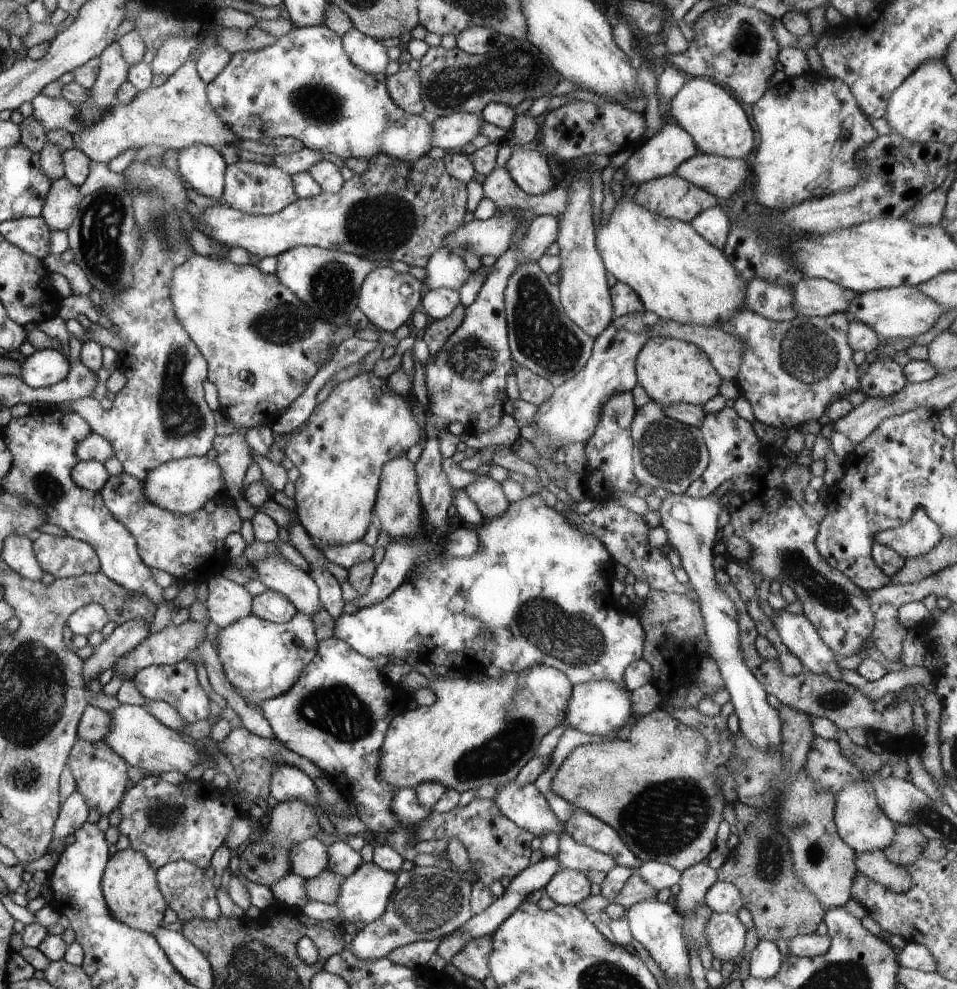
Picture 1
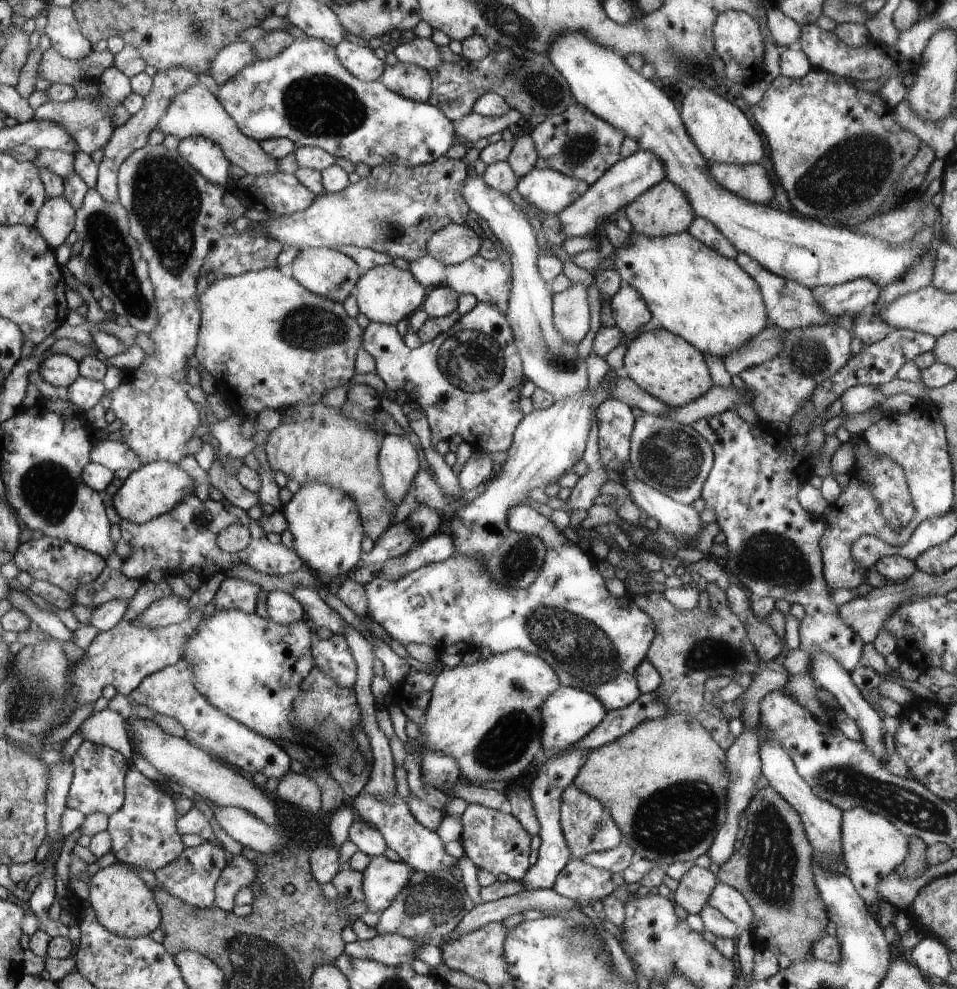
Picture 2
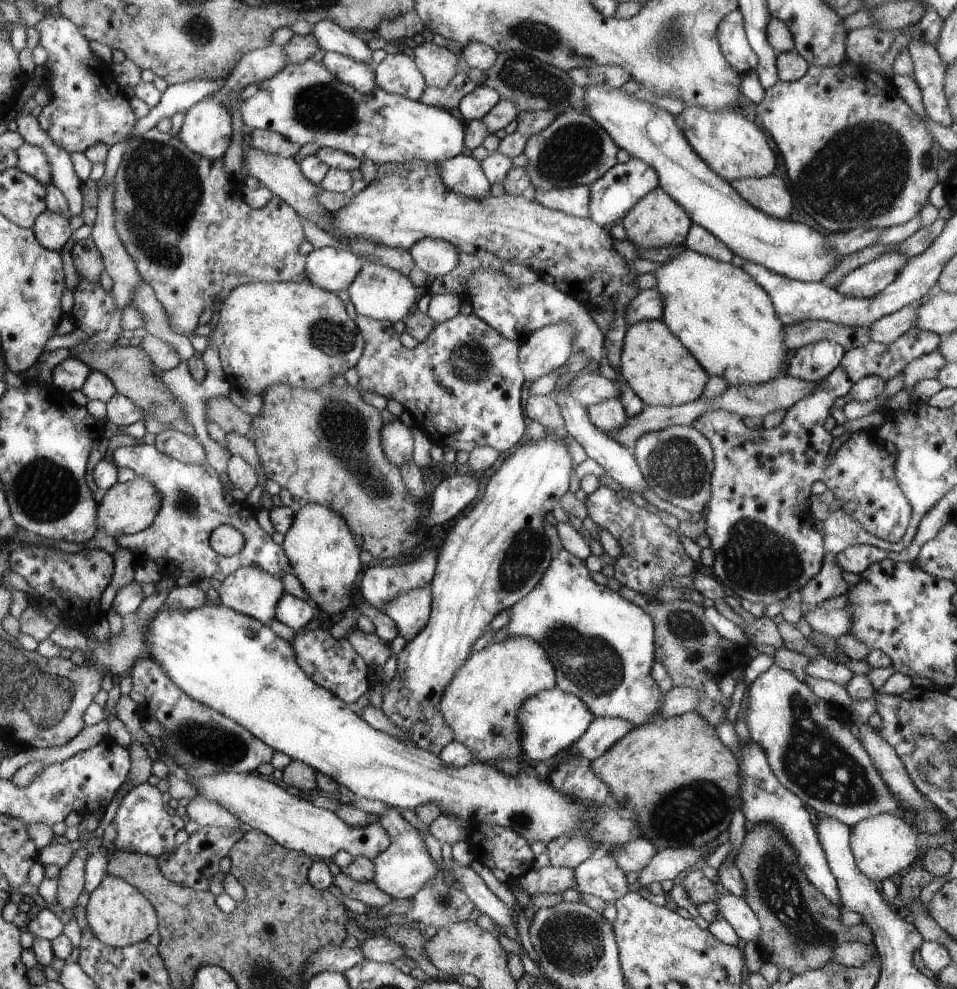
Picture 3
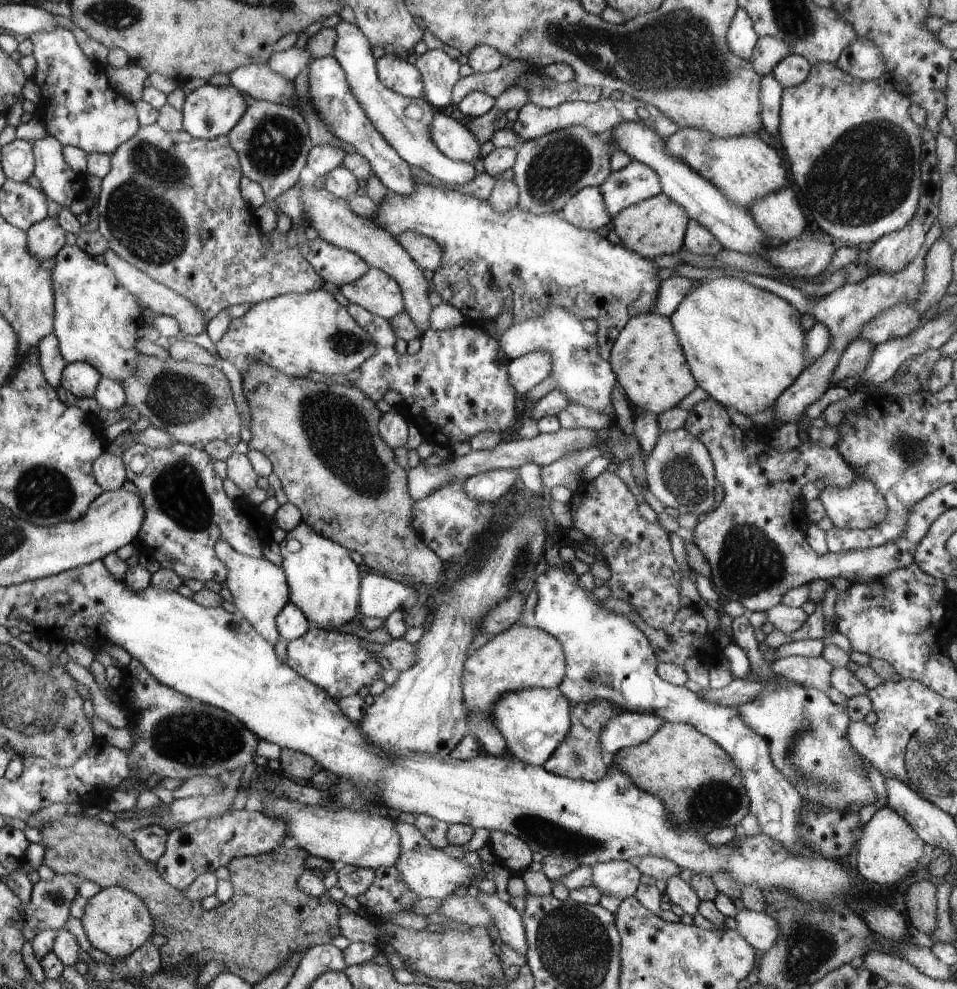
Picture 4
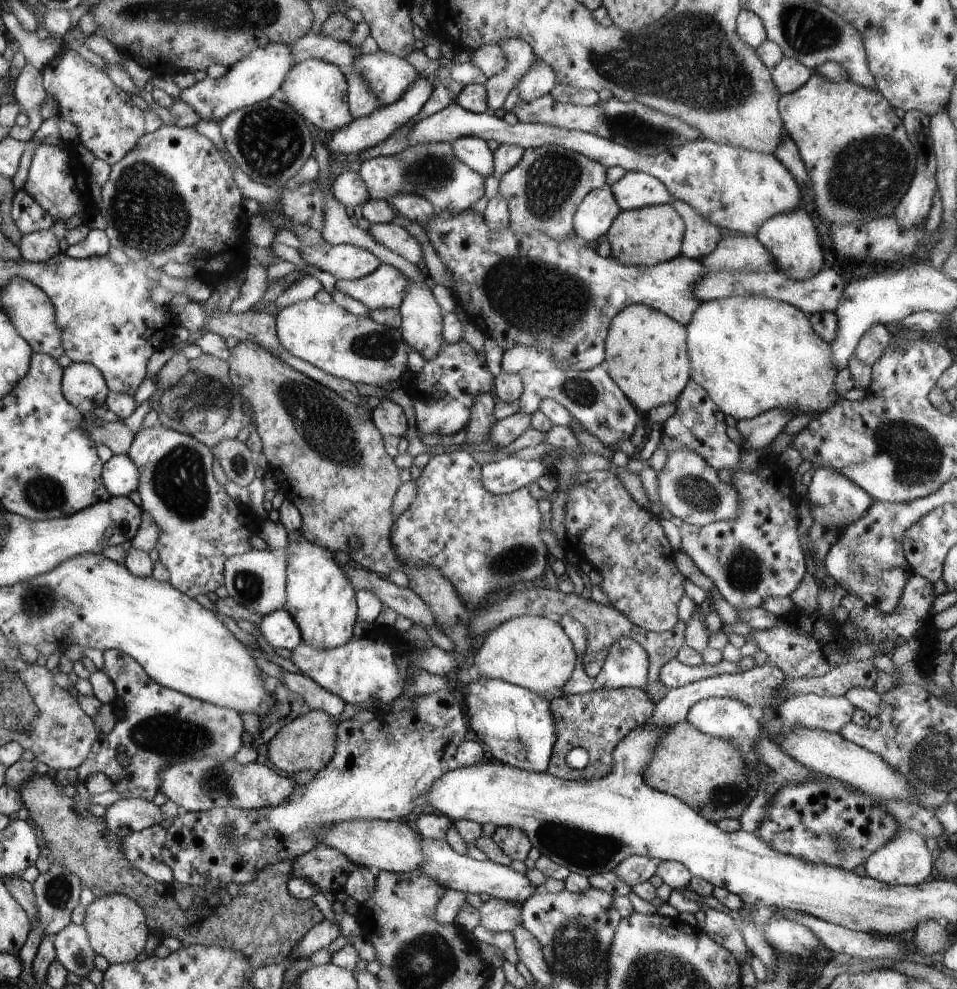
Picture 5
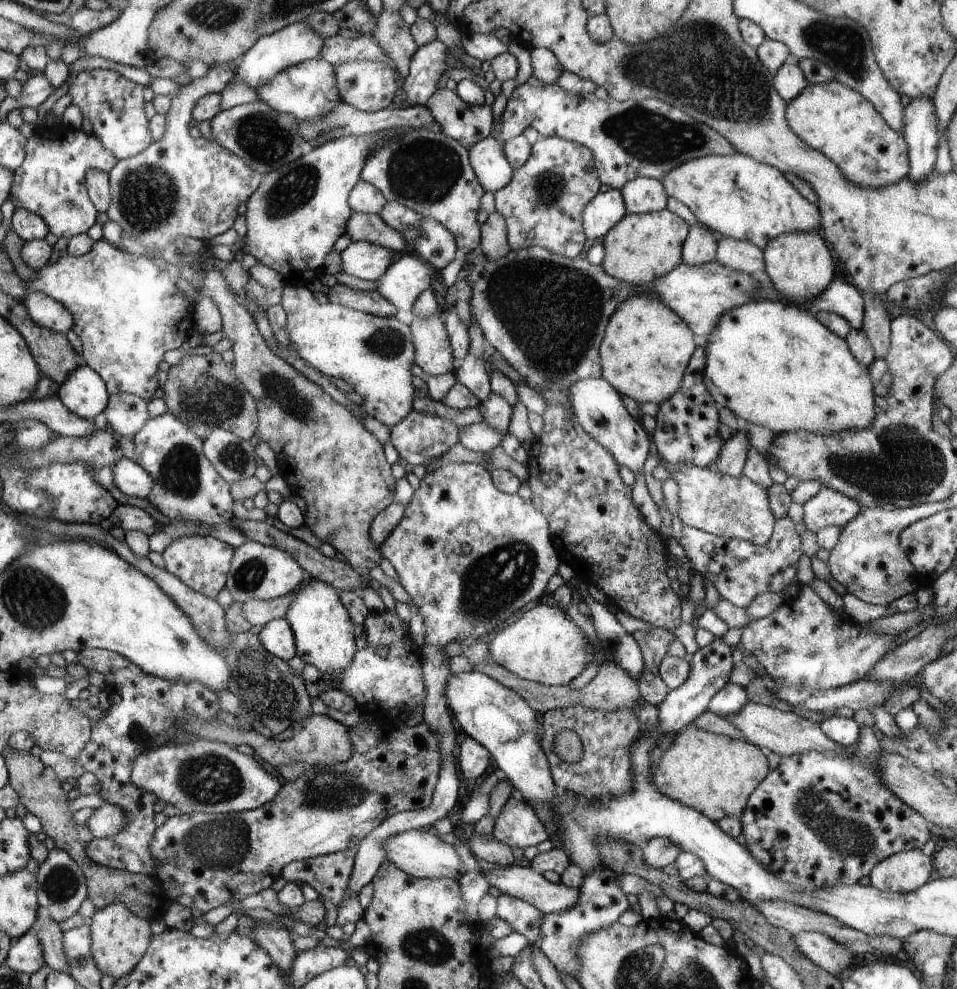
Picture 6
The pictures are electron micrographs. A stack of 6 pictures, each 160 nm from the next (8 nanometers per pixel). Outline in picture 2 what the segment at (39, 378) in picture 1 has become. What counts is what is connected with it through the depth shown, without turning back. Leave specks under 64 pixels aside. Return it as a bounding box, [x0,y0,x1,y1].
[38,353,79,387]

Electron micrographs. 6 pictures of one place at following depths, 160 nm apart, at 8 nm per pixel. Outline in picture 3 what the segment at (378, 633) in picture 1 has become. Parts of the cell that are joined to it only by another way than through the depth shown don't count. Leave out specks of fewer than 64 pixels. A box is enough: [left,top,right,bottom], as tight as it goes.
[385,523,665,726]

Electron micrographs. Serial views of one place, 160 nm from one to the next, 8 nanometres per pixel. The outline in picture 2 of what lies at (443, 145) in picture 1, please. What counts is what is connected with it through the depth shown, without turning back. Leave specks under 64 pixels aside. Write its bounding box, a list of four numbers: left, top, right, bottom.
[454,109,523,146]

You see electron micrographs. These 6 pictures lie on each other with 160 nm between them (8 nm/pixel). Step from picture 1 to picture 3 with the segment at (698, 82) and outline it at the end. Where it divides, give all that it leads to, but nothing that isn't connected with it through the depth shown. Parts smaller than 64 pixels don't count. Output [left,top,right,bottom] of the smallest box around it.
[675,105,778,182]

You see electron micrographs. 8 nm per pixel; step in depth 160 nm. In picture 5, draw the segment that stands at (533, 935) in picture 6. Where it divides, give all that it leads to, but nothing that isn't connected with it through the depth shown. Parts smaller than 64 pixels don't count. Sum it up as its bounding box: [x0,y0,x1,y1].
[478,898,522,932]

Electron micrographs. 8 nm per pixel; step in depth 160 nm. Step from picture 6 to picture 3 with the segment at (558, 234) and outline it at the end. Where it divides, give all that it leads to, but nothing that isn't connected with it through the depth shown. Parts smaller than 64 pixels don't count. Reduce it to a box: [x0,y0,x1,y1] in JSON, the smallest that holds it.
[523,109,618,191]

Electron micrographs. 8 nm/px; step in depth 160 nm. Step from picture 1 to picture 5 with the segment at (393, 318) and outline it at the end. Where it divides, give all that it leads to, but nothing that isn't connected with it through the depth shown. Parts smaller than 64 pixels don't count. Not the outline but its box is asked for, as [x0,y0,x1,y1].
[336,264,407,311]

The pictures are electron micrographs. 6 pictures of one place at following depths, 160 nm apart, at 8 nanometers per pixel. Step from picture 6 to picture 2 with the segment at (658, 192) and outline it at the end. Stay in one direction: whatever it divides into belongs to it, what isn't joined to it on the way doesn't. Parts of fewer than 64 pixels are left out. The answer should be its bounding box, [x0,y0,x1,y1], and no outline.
[556,150,665,237]

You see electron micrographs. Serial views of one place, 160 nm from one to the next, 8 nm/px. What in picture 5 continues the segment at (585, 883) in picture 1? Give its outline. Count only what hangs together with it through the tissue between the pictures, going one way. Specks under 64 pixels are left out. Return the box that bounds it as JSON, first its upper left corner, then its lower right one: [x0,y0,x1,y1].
[612,856,660,888]

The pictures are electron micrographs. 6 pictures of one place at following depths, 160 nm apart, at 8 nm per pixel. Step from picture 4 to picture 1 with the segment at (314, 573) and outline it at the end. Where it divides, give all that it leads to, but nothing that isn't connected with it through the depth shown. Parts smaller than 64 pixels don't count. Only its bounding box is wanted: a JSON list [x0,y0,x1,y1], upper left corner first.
[284,371,420,546]

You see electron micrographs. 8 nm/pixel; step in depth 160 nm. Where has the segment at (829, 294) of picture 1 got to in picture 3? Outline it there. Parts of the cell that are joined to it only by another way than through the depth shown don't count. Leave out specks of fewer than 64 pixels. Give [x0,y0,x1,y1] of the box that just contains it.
[836,251,909,297]

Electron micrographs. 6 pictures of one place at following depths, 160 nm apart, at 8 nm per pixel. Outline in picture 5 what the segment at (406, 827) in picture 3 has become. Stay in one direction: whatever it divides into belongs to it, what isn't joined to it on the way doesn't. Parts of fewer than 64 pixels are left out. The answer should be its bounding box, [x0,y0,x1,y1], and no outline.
[420,839,538,905]

